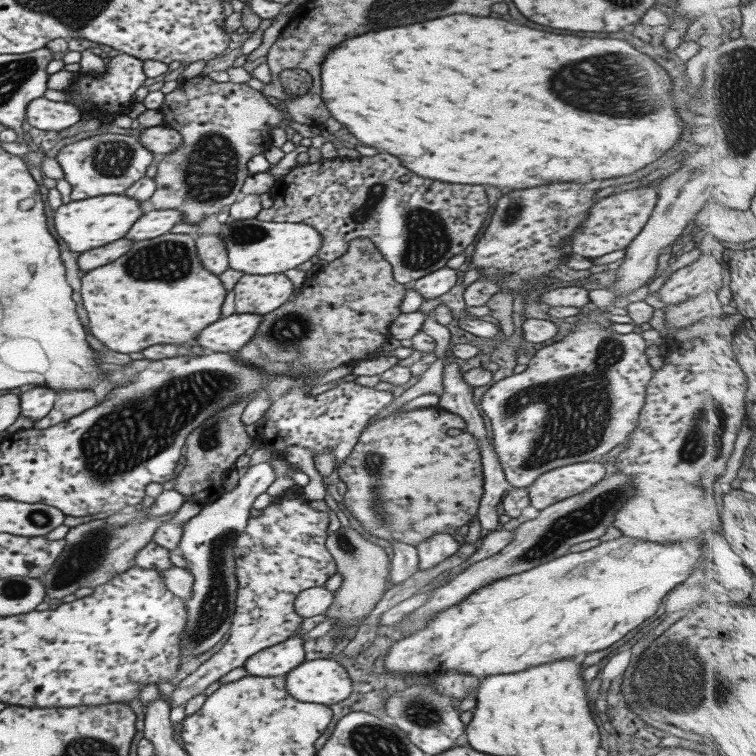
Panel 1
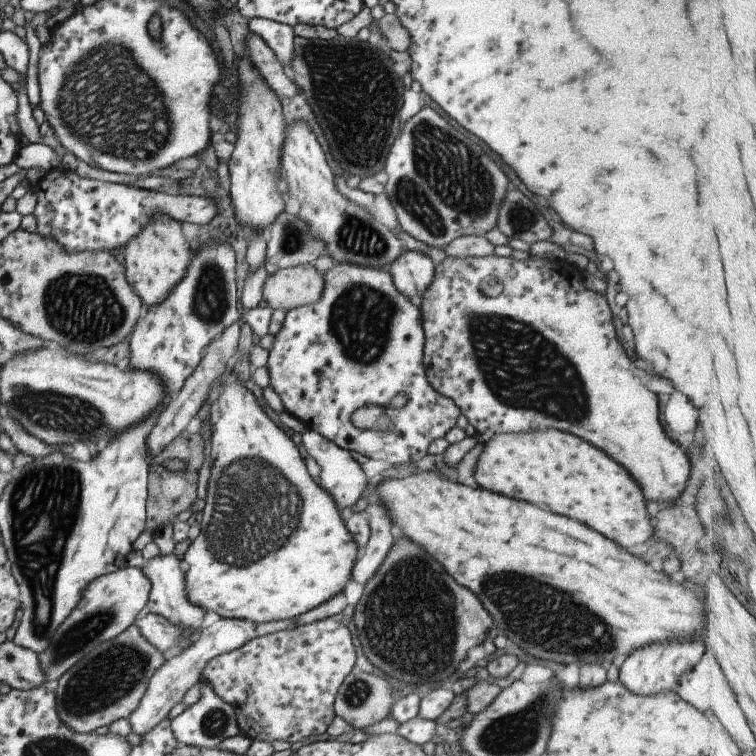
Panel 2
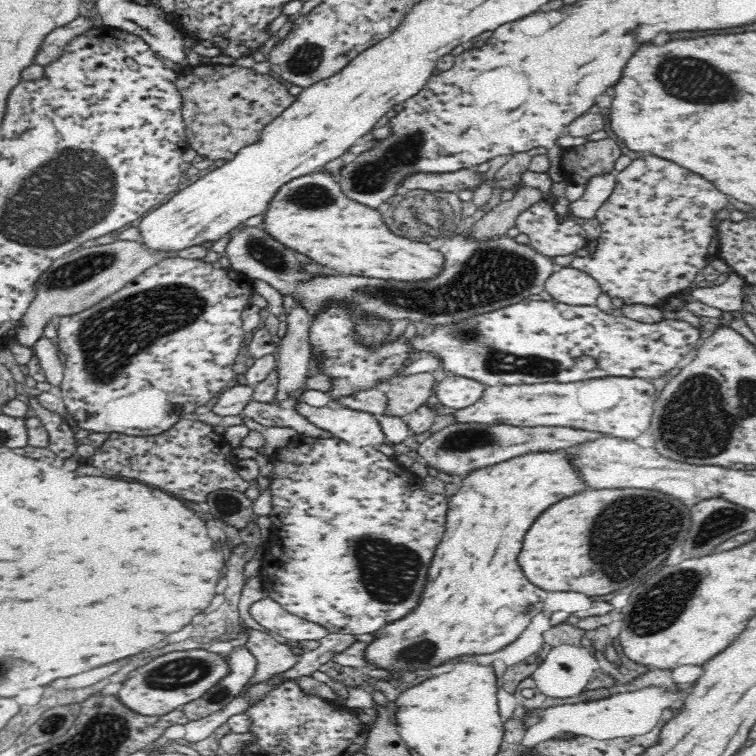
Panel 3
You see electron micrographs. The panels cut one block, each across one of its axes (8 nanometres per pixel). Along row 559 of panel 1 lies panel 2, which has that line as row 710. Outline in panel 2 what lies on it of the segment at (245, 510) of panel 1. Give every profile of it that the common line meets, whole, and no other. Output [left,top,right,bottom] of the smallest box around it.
[171,682,239,749]

